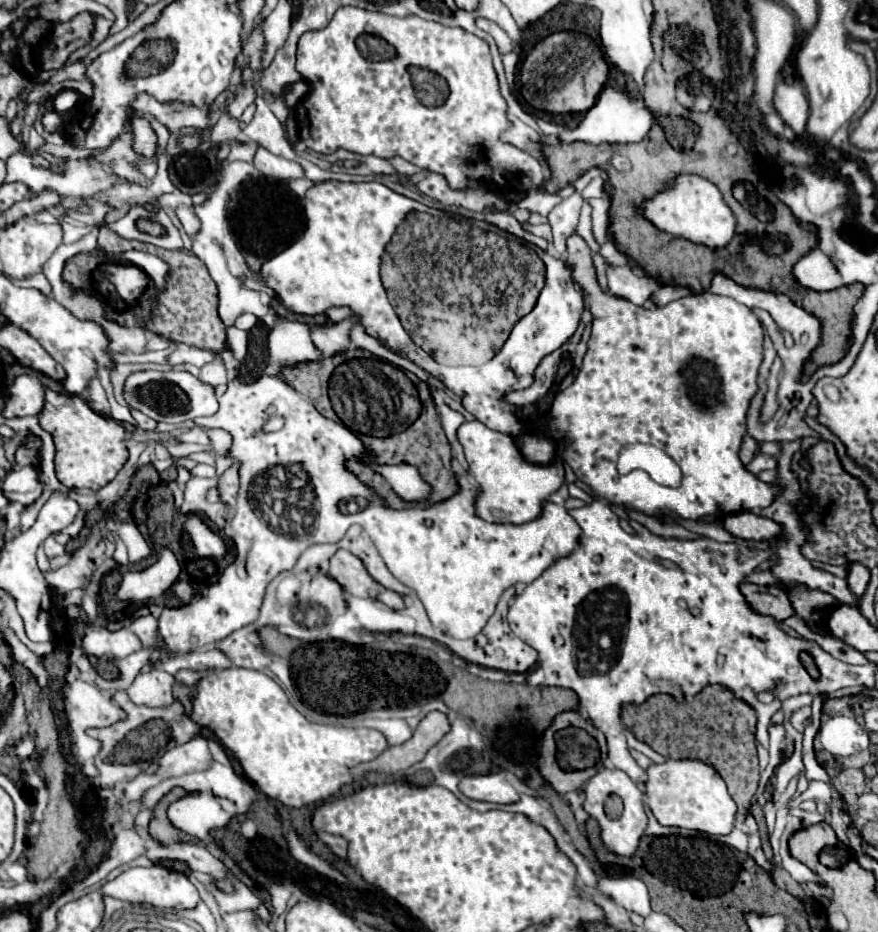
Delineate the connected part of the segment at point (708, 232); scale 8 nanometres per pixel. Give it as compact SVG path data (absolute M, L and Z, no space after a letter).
M681 175L673 183L673 189L657 193L657 197L643 203L645 219L651 221L661 231L673 233L675 237L685 237L693 243L707 245L711 249L723 247L735 235L736 221L731 209L725 205L719 189L703 177Z

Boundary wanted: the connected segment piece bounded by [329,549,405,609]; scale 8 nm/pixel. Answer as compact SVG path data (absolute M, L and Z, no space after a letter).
M339 549L333 557L331 557L331 569L329 569L329 577L333 577L349 595L355 597L373 597L379 599L381 603L393 607L393 609L403 609L403 597L387 587L383 587L381 583L377 583L373 577L369 577L363 561L345 551Z

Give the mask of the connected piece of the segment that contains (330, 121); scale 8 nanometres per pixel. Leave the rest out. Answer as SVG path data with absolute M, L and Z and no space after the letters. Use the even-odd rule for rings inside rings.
M341 7L325 29L309 31L299 39L297 71L311 85L311 93L305 95L301 105L295 109L295 117L299 123L299 139L305 141L305 145L317 153L335 153L341 147L359 155L375 155L383 159L399 155L421 169L443 175L451 189L479 187L487 191L489 187L495 187L503 193L527 193L539 189L543 183L541 163L529 153L499 139L501 133L511 127L511 121L507 117L507 101L499 91L499 81L491 63L489 45L481 37L461 27L445 27L441 23L425 21L421 17L393 17L379 11L365 11L359 7ZM363 33L371 33L389 41L397 49L397 57L393 61L381 63L363 59L355 45L355 39ZM409 65L419 65L445 77L451 95L441 107L425 107L415 97L407 73ZM469 163L481 163L485 167L485 173L479 181L465 173L465 167Z

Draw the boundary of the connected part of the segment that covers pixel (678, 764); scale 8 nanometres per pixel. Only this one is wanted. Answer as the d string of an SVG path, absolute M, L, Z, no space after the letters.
M665 759L665 763L661 763L661 765L653 763L647 769L647 775L649 775L647 789L645 789L647 805L661 825L695 829L695 831L703 831L703 833L709 833L709 835L727 835L727 833L733 831L737 805L735 805L733 797L729 795L723 777L711 765L707 765L699 759Z

